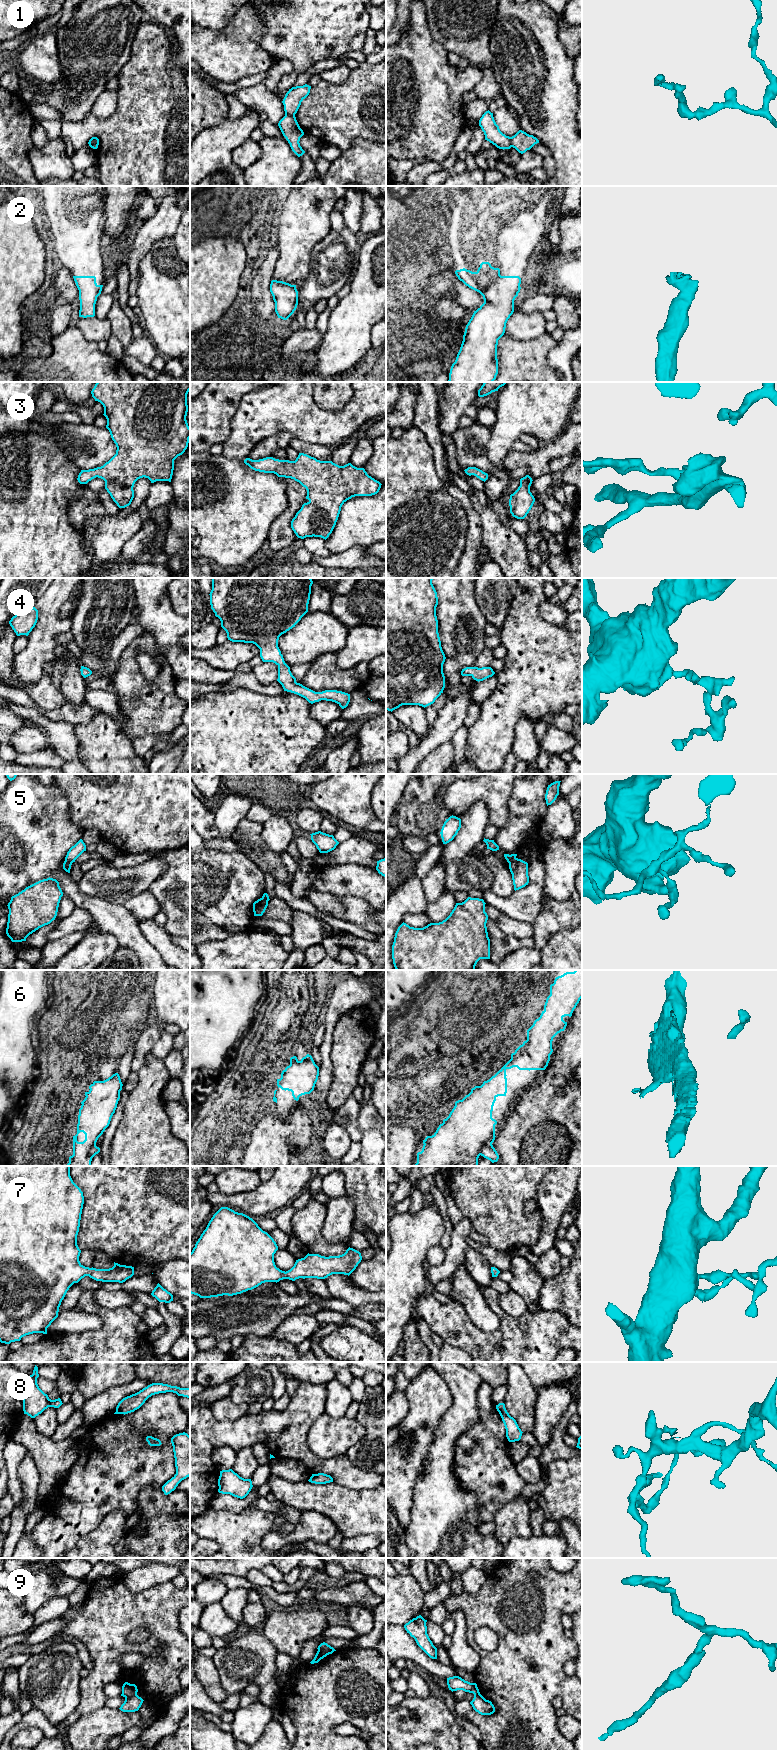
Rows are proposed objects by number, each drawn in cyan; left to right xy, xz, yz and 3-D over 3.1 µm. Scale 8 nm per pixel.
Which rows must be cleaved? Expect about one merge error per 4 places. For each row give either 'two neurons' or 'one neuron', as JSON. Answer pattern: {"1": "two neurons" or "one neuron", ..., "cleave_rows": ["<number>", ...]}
{"1": "two neurons", "2": "one neuron", "3": "one neuron", "4": "one neuron", "5": "two neurons", "6": "one neuron", "7": "one neuron", "8": "one neuron", "9": "two neurons", "cleave_rows": ["1", "5", "9"]}

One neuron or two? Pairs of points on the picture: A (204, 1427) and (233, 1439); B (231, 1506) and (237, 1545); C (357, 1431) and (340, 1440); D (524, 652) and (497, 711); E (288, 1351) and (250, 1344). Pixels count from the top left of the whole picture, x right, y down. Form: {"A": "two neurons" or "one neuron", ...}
{"A": "one neuron", "B": "two neurons", "C": "one neuron", "D": "one neuron", "E": "one neuron"}

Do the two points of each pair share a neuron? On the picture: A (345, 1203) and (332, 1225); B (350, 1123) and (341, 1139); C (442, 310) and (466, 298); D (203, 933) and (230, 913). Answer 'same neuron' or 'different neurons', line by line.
A: same neuron
B: different neurons
C: different neurons
D: different neurons

